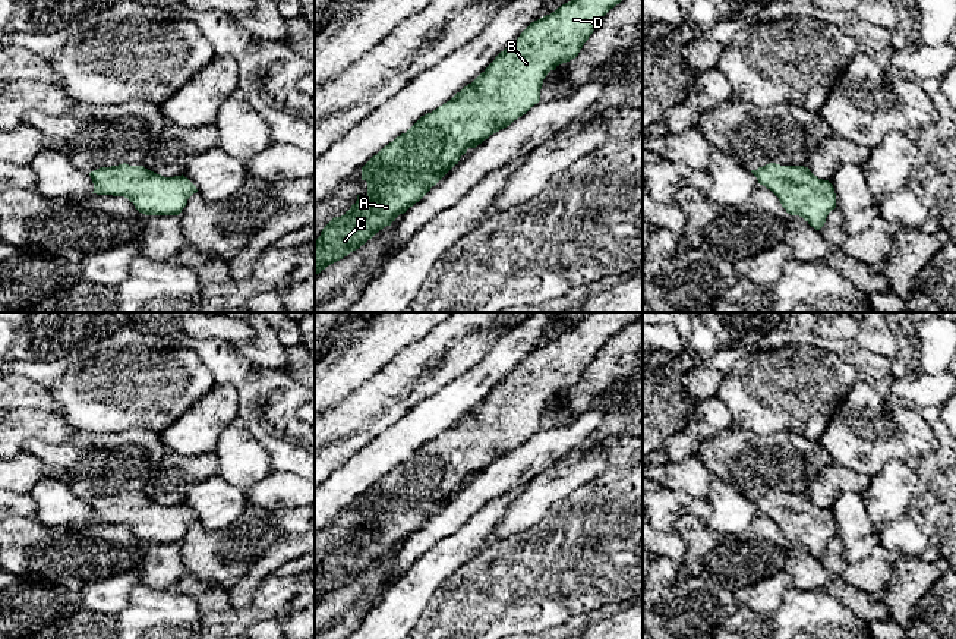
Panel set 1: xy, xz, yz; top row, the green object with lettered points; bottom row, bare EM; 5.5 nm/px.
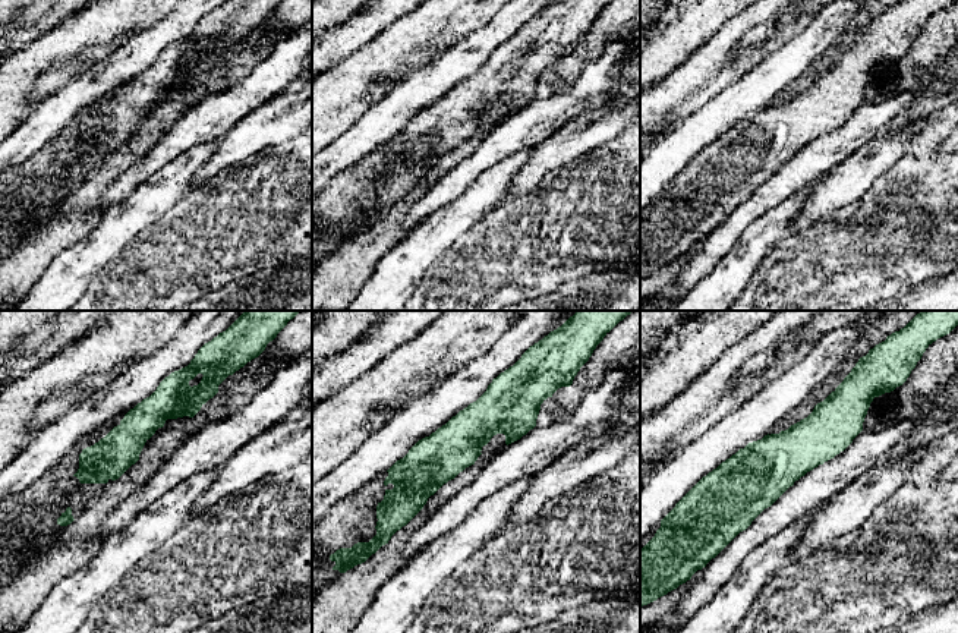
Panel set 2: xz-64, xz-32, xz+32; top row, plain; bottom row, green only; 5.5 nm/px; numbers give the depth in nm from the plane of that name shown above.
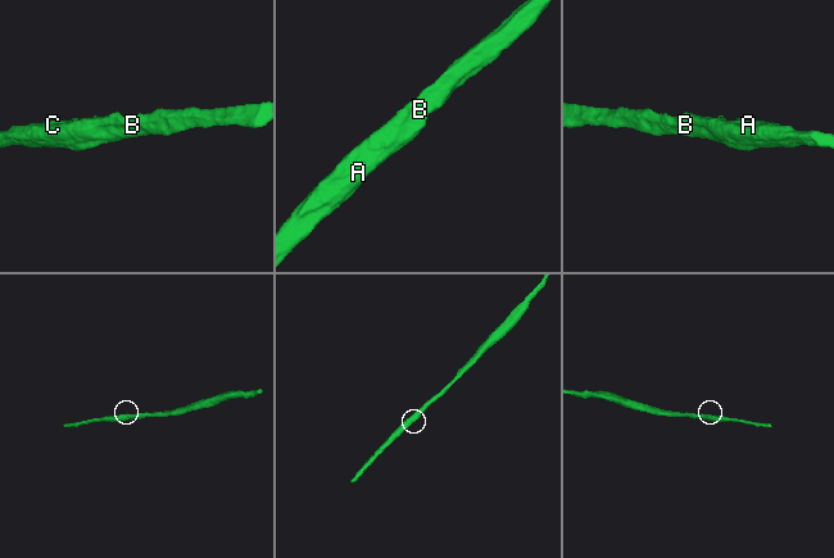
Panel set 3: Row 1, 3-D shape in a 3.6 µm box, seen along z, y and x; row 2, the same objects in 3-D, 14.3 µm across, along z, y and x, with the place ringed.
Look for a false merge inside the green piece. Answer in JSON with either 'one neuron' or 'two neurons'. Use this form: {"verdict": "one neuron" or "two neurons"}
{"verdict": "one neuron"}

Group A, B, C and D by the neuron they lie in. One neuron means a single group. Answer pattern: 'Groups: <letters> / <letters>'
Groups: A B C D

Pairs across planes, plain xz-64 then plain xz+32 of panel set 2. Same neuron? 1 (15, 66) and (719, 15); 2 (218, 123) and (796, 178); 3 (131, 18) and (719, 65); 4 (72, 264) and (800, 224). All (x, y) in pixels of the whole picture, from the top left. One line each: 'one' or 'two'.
1: two
2: one
3: one
4: two

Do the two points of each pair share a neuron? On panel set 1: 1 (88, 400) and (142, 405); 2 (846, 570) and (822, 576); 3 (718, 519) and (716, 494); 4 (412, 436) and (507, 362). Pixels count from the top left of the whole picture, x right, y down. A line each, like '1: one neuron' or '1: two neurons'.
1: one neuron
2: two neurons
3: one neuron
4: one neuron

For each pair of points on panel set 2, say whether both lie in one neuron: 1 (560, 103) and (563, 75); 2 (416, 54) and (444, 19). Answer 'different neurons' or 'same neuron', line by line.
1: different neurons
2: same neuron

